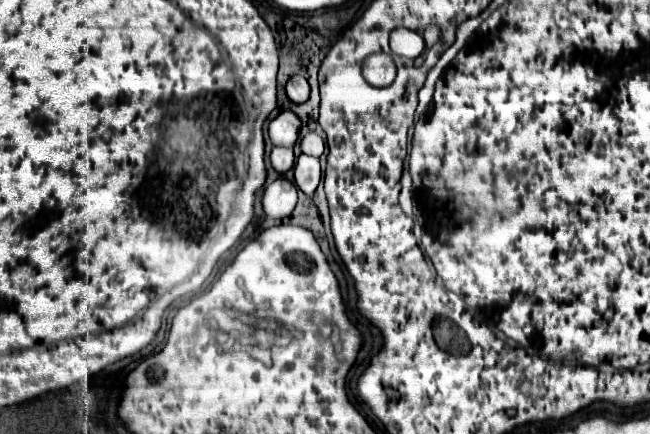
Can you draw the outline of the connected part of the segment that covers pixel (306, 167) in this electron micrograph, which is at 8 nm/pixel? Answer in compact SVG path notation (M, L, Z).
M300 155L294 165L296 185L306 193L312 195L320 183L320 161L310 155Z

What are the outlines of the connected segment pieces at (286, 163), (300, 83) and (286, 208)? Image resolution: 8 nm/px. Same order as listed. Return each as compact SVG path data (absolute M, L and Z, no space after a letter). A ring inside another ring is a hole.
M272 147L272 151L270 151L270 163L272 163L272 167L274 167L280 175L286 173L286 171L292 169L292 165L294 165L294 153L292 153L292 149Z
M294 75L286 83L286 93L294 103L304 103L310 95L310 85L302 75Z
M278 177L262 189L262 209L272 219L288 217L296 207L296 187L284 177Z

